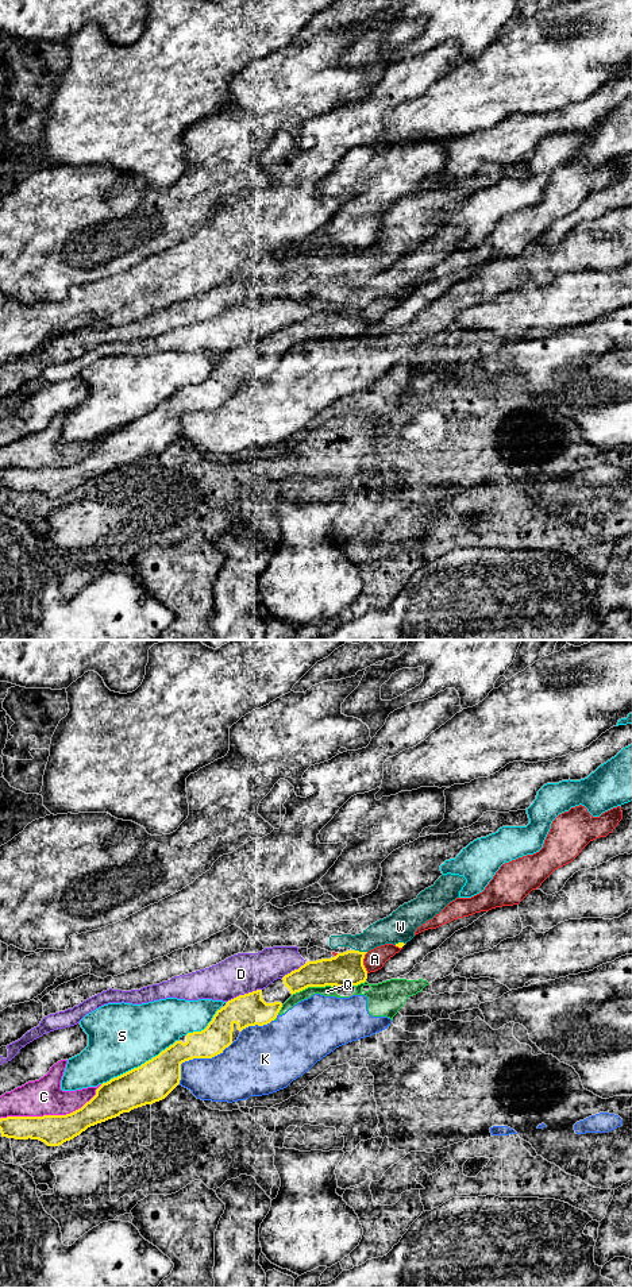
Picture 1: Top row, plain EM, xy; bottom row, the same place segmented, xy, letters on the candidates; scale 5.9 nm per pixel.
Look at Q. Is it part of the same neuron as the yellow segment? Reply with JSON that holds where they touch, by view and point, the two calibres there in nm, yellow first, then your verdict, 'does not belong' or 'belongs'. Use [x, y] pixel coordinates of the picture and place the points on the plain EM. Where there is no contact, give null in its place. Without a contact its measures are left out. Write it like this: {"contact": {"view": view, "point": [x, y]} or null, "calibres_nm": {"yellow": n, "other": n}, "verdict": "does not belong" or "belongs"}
{"contact": {"view": "xy", "point": [312, 338]}, "calibres_nm": {"yellow": 200, "other": 60}, "verdict": "does not belong"}

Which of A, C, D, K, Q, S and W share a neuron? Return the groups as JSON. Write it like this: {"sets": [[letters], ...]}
{"sets": [["A", "D"], ["C"], ["K", "Q"], ["S"], ["W"]]}

